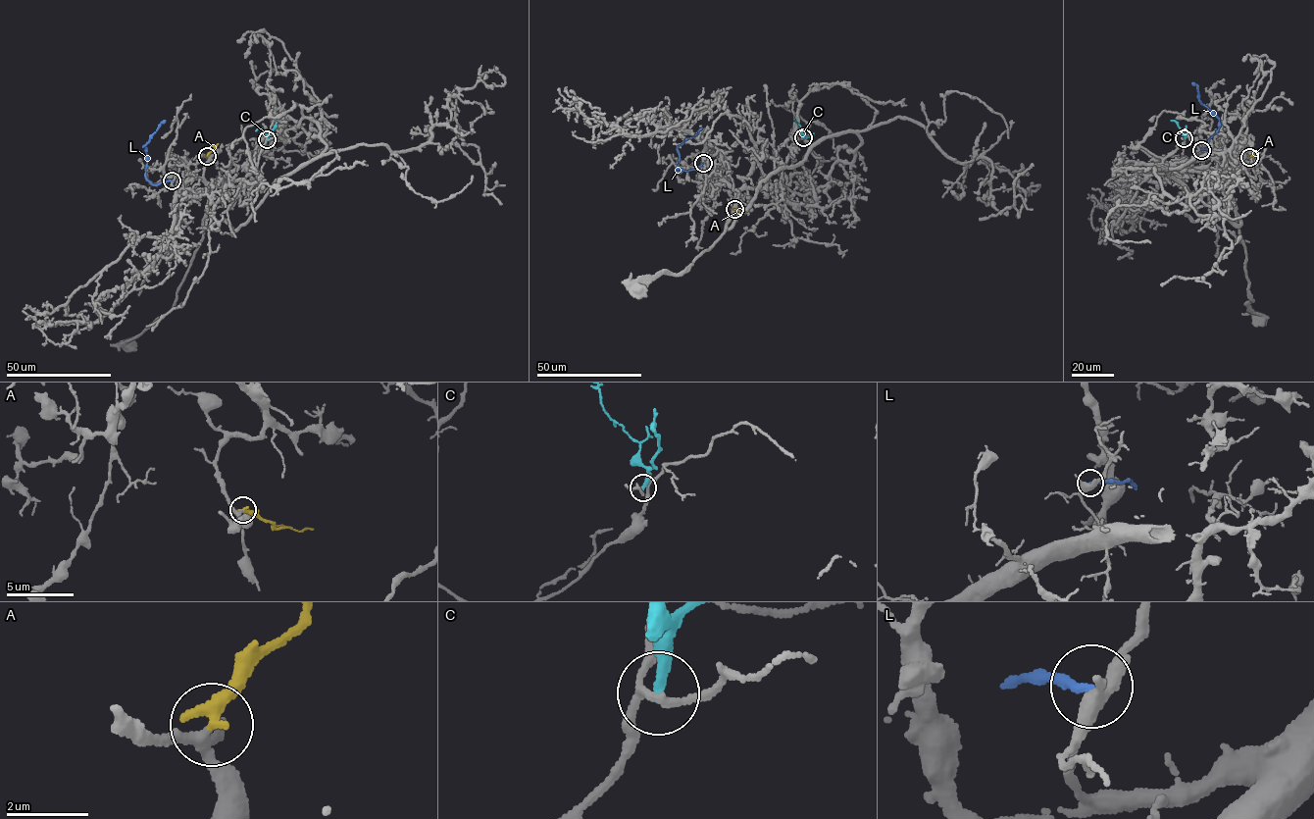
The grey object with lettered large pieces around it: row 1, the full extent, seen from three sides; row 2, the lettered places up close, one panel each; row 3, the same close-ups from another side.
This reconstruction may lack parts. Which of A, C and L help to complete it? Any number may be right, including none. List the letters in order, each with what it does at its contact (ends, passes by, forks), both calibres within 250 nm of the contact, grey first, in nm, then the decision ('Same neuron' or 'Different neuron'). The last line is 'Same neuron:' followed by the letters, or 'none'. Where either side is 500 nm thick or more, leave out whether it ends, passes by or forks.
A: It ends there. Thickness 200 nm (grey) against 360 nm. Same neuron
C: It ends there. Thickness 160 nm (grey) against 280 nm. Different neuron
L: It ends there. Thickness 360 nm (grey) against 200 nm. Different neuron
Same neuron: A

